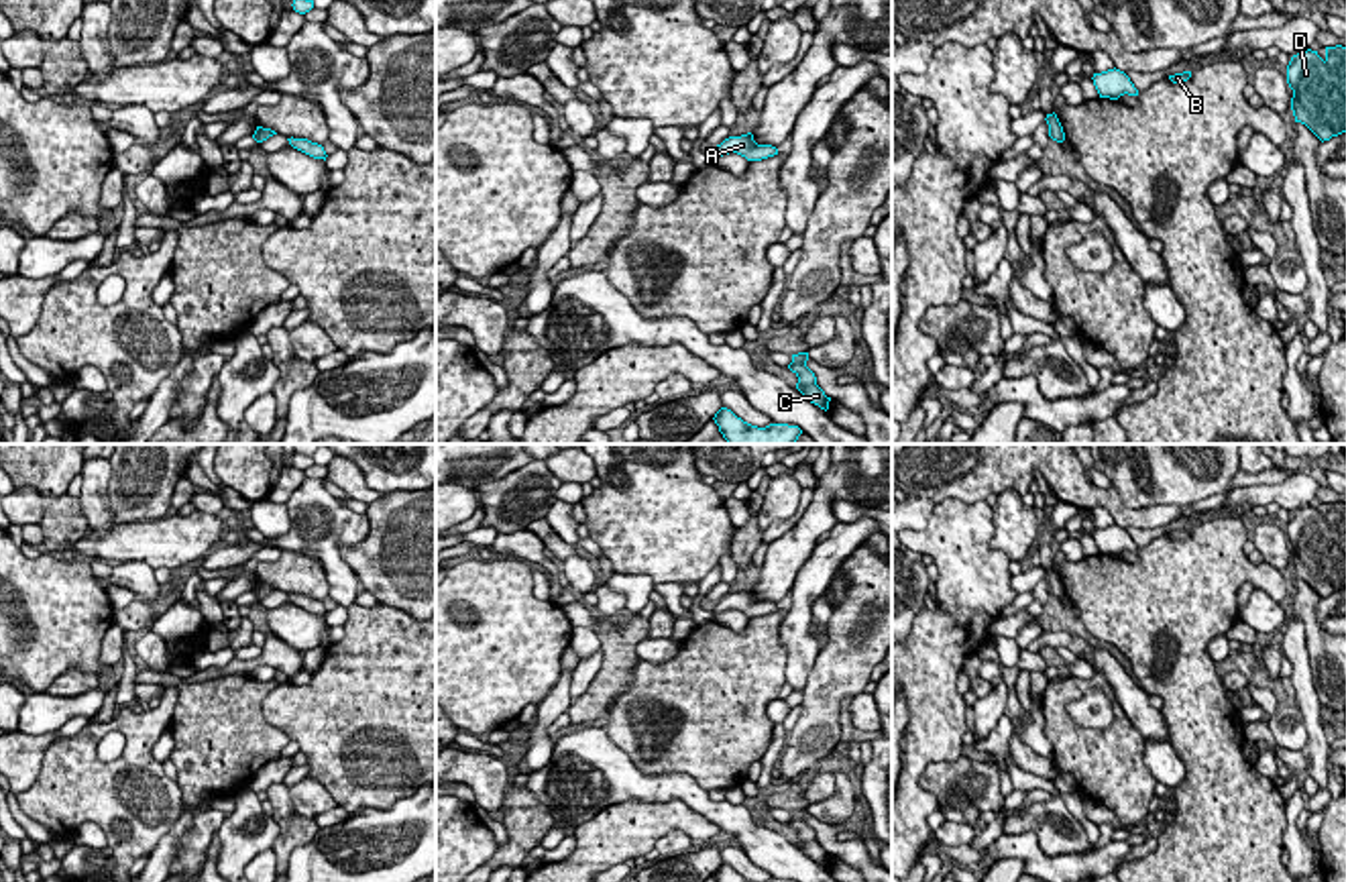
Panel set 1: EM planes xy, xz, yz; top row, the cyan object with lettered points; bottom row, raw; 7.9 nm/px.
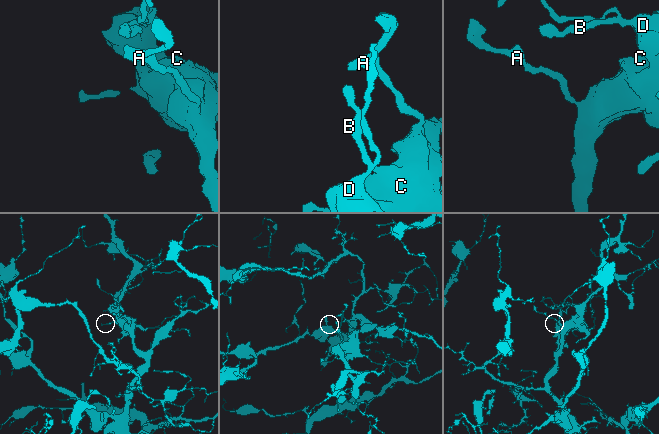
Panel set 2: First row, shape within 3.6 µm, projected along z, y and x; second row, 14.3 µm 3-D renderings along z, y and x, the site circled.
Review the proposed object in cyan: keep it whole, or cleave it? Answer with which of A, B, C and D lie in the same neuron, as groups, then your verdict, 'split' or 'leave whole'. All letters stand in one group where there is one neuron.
A B C D | leave whole

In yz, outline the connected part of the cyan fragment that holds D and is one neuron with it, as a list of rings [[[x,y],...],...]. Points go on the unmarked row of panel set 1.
[[[1326,503],[1324,515],[1311,505],[1293,511],[1287,540],[1295,578],[1322,599],[1346,589],[1346,503]]]

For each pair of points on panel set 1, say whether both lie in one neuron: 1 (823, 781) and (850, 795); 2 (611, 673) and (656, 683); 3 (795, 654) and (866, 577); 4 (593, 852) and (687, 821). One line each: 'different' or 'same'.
1: different
2: different
3: different
4: same

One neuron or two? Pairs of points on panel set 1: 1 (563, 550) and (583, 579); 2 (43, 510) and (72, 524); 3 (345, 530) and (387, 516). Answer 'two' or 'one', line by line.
1: two
2: one
3: two

